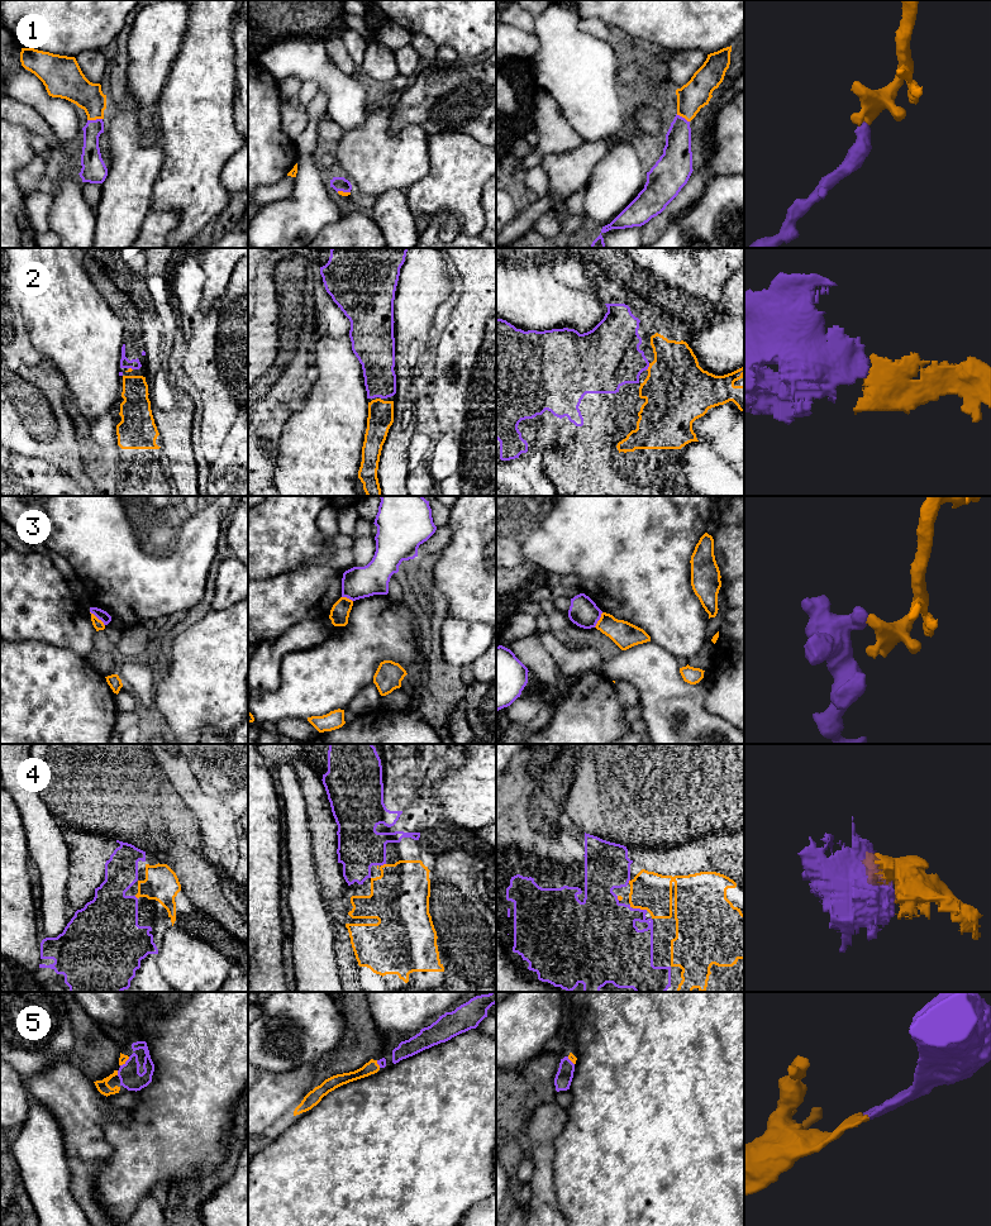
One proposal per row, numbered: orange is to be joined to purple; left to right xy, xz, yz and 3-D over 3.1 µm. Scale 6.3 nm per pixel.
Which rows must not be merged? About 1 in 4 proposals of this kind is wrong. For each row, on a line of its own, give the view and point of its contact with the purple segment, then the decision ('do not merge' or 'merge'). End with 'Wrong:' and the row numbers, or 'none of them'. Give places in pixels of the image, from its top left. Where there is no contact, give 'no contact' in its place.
1: contact xy (94, 120); merge
2: contact yz (648, 366); merge
3: contact xy (98, 618); do not merge
4: contact yz (639, 909); merge
5: contact xy (118, 1073); merge
Wrong: 3

